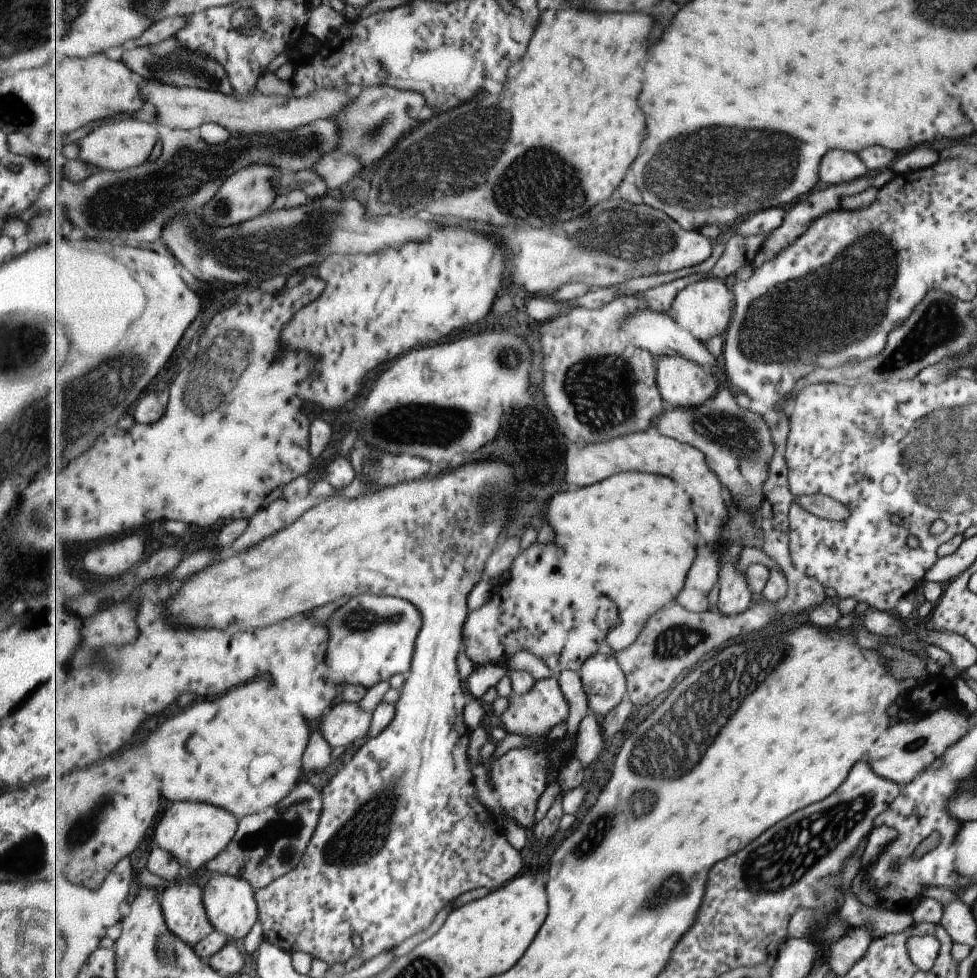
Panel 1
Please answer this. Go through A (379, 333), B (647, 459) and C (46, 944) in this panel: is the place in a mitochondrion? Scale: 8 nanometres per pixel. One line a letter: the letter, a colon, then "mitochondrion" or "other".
A: mitochondrion
B: other
C: mitochondrion

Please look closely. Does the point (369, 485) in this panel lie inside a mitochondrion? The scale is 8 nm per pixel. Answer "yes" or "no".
yes

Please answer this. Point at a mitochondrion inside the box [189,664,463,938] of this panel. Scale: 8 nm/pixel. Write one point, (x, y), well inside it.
(358, 838)

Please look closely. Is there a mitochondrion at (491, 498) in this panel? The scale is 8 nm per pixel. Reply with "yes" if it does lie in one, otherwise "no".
yes

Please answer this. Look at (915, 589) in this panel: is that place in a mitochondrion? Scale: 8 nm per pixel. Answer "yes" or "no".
no

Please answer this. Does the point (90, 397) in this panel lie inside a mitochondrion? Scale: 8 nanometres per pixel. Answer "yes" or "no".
yes

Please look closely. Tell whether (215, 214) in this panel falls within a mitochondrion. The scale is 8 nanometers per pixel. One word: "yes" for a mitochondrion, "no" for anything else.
yes

